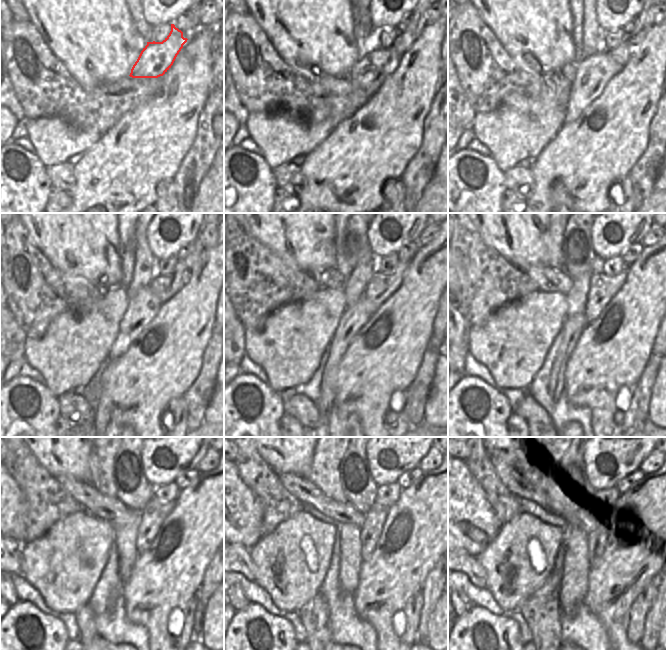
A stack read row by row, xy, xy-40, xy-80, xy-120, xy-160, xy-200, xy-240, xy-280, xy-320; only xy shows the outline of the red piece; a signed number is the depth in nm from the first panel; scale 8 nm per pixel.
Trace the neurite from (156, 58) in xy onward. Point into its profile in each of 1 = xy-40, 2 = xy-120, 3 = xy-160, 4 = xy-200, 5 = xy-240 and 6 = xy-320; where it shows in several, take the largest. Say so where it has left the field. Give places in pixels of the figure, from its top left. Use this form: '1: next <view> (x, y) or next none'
1: next xy-40 (369, 72)
2: next xy-120 (143, 306)
3: next xy-160 (321, 389)
4: next xy-200 (551, 377)
5: next xy-240 (108, 593)
6: next xy-320 (565, 620)

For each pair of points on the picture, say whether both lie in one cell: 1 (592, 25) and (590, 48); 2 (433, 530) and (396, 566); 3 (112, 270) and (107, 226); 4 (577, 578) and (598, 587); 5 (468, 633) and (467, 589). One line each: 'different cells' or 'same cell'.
1: same cell
2: same cell
3: same cell
4: different cells
5: different cells

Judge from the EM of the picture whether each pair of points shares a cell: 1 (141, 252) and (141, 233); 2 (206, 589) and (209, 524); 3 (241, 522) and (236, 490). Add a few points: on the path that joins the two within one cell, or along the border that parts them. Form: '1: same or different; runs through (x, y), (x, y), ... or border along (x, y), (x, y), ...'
1: same; runs through (141, 247), (141, 238)
2: different; border along (213, 556), (198, 589)
3: same; runs through (236, 514), (236, 498)

